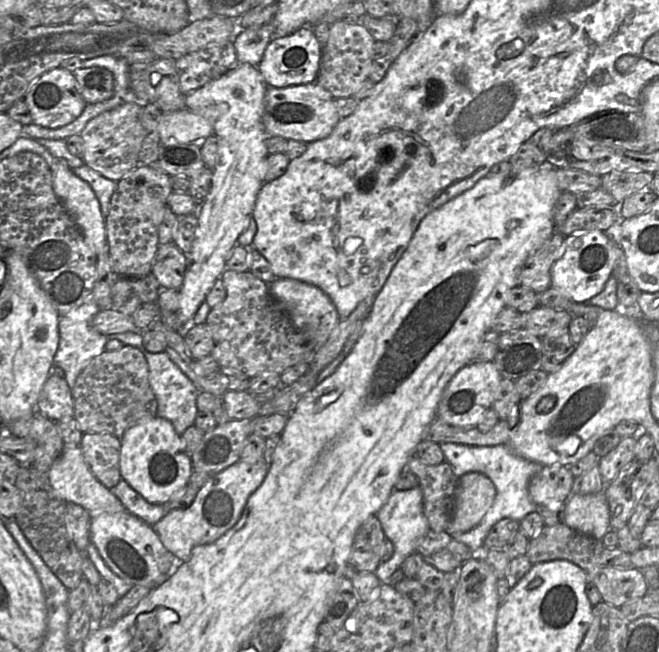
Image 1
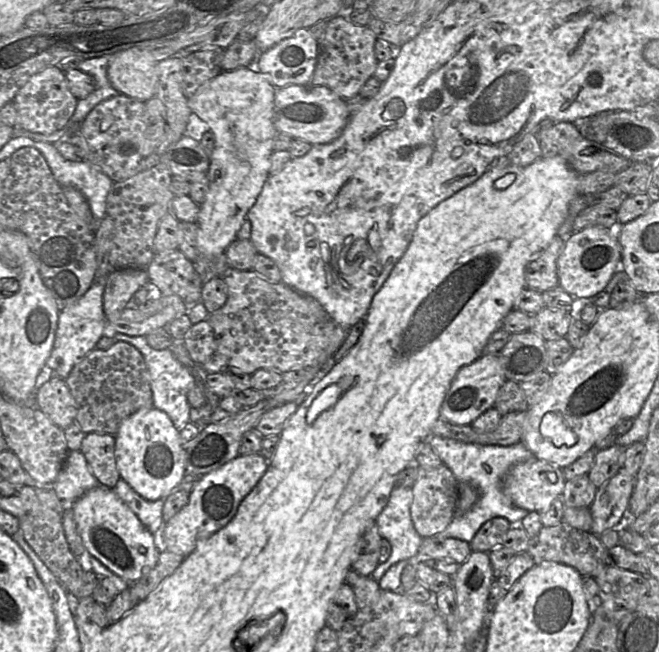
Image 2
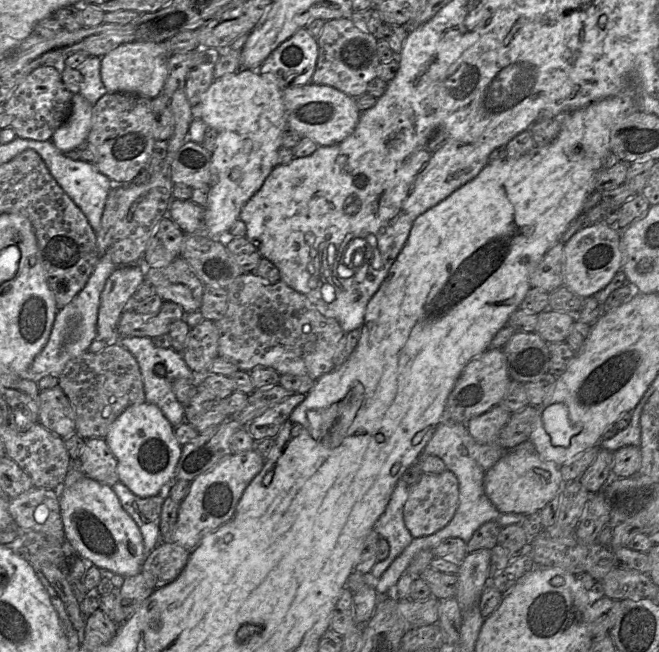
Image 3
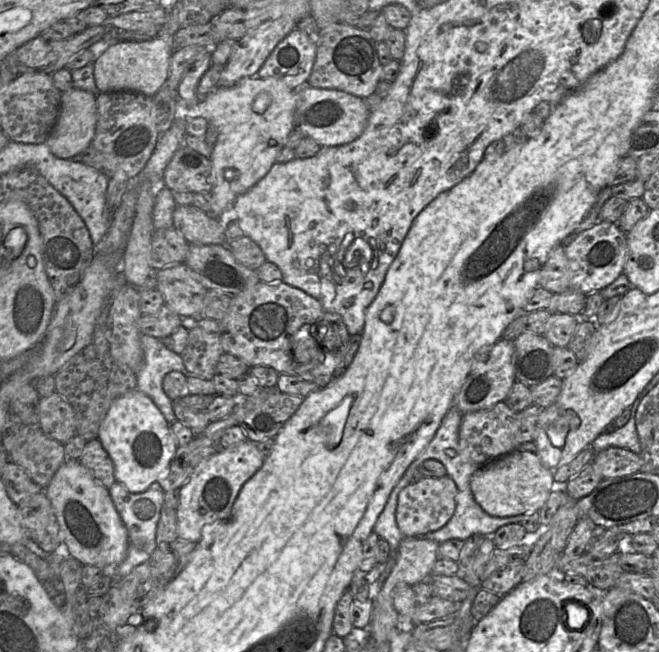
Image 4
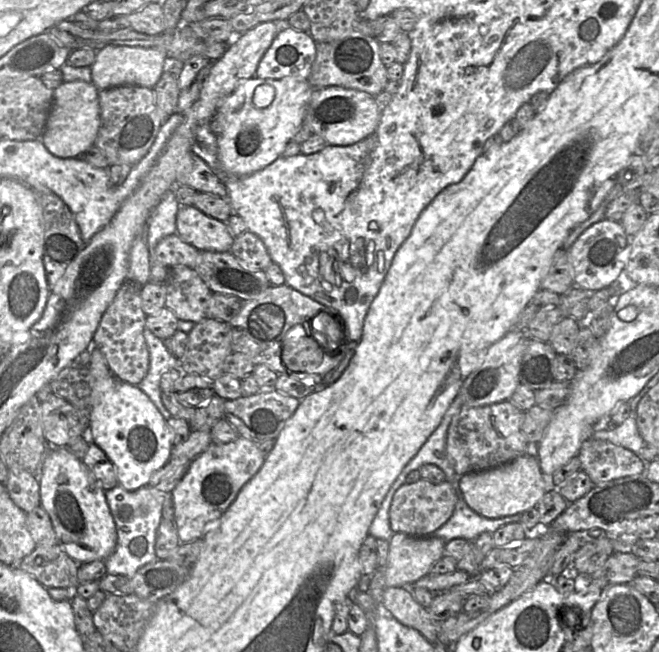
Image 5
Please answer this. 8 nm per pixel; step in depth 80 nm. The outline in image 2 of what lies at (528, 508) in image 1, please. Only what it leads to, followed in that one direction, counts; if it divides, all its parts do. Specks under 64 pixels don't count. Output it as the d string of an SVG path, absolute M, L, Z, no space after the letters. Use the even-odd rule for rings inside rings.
M431 435L429 444L459 483L470 483L479 493L478 500L470 510L465 513L456 513L450 524L442 532L434 535L437 539L456 538L470 543L486 521L495 517L503 517L510 524L520 524L529 513L515 506L503 491L503 479L510 468L515 464L535 458L523 443L519 442L510 446L481 445Z

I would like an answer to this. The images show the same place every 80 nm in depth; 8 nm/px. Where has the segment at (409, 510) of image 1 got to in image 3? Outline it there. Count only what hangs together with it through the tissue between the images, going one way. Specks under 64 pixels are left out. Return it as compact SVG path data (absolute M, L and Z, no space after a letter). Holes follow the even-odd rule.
M398 480L385 511L374 525L374 530L386 539L390 546L388 557L377 562L370 572L376 579L382 576L390 564L413 540L403 519L403 508L408 498L409 488L410 486L406 482Z

